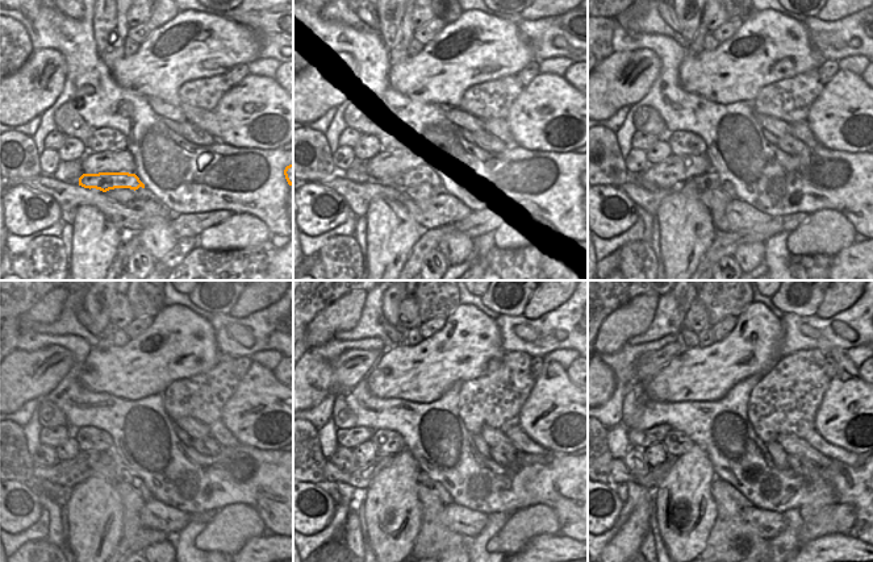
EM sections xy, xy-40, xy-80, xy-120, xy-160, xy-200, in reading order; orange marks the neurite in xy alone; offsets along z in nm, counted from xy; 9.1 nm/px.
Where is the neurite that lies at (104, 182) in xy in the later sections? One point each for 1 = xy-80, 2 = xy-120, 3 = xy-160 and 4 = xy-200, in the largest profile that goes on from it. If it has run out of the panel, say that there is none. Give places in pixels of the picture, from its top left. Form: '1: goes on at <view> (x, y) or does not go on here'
1: goes on at xy-80 (710, 179)
2: goes on at xy-120 (122, 475)
3: goes on at xy-160 (437, 488)
4: goes on at xy-200 (738, 496)

